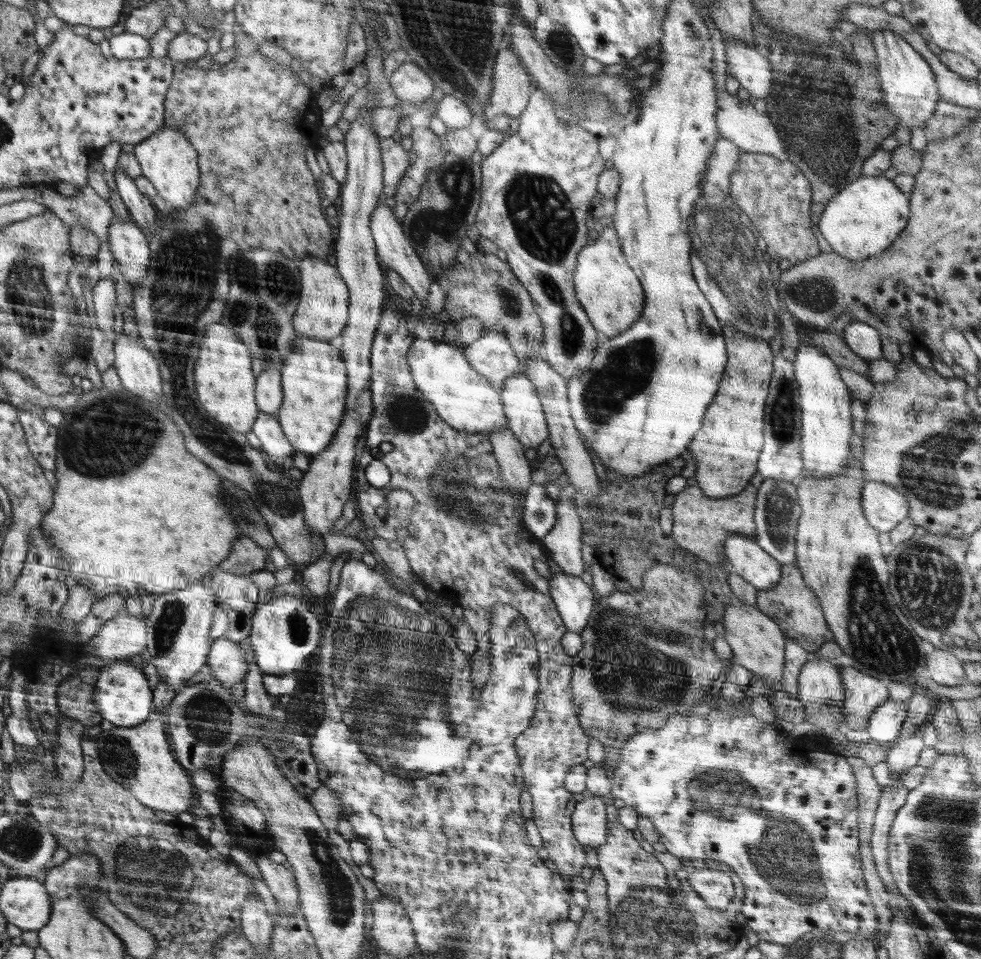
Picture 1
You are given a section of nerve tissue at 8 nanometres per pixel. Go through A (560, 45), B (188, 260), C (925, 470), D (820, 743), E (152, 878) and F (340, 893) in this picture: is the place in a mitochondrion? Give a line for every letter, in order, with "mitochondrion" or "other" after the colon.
A: mitochondrion
B: mitochondrion
C: mitochondrion
D: other
E: mitochondrion
F: mitochondrion

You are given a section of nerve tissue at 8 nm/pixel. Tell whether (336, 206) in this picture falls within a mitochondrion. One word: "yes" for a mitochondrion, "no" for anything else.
no

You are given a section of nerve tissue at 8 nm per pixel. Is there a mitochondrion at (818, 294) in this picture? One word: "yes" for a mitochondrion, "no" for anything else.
yes

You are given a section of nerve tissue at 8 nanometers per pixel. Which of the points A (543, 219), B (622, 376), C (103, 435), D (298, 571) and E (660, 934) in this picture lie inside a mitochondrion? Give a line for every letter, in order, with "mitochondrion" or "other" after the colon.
A: mitochondrion
B: mitochondrion
C: mitochondrion
D: other
E: mitochondrion

